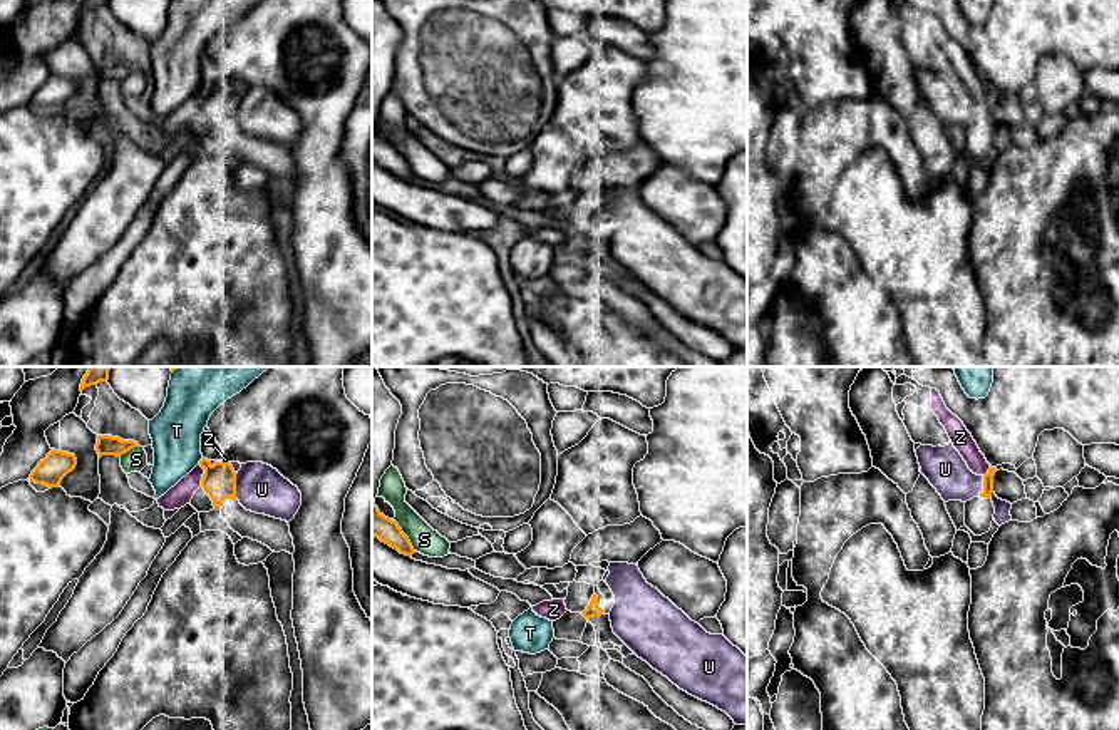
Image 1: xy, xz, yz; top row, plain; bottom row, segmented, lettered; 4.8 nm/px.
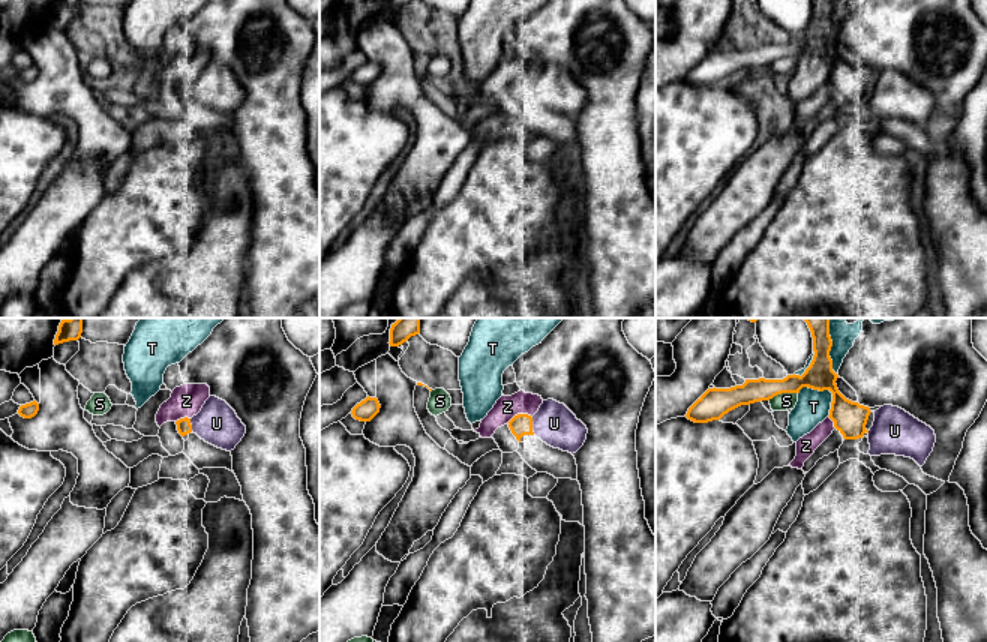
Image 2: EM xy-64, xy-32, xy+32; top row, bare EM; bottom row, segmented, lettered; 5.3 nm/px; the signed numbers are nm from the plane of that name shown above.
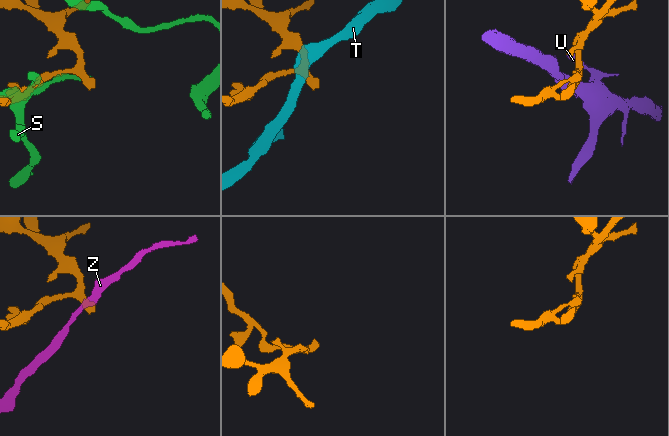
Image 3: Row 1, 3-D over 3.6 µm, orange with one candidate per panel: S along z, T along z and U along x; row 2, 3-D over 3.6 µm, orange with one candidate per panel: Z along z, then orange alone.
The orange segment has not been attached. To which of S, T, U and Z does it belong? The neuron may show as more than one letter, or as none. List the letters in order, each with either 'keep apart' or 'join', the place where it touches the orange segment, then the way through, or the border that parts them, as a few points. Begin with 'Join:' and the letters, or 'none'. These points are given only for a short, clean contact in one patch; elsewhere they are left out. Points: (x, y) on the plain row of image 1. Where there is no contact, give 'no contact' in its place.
Join: none
S: keep apart | xz (406, 161)
T: keep apart | xy (200, 86)
U: keep apart | xy (235, 111)
Z: keep apart | xy (203, 101)

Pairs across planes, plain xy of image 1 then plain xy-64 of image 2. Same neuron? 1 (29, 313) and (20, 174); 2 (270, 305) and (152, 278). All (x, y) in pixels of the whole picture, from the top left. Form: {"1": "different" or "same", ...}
{"1": "different", "2": "different"}

